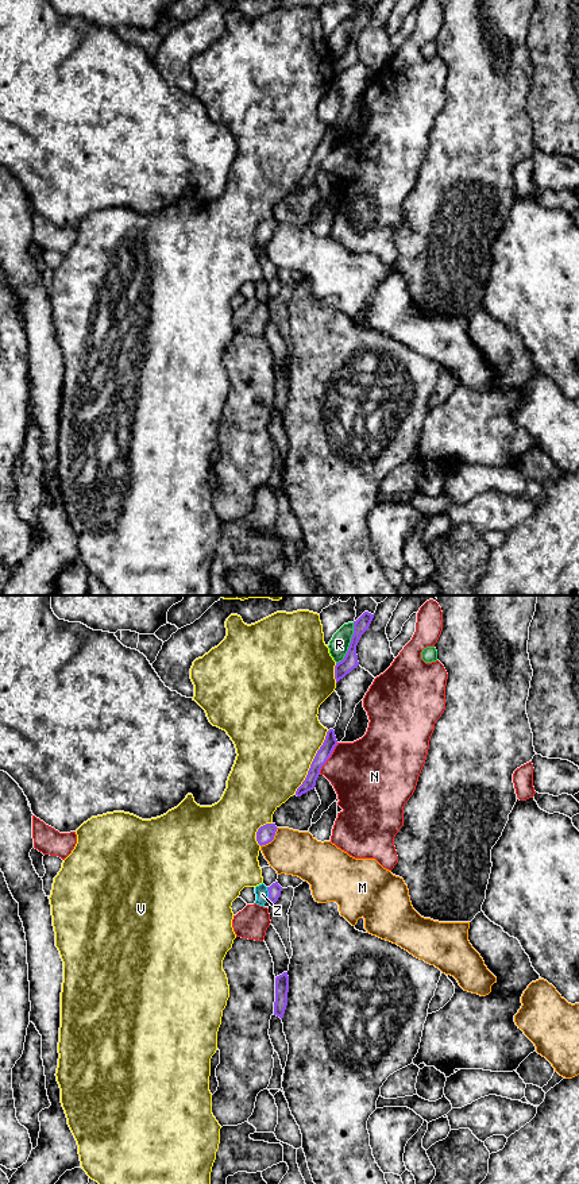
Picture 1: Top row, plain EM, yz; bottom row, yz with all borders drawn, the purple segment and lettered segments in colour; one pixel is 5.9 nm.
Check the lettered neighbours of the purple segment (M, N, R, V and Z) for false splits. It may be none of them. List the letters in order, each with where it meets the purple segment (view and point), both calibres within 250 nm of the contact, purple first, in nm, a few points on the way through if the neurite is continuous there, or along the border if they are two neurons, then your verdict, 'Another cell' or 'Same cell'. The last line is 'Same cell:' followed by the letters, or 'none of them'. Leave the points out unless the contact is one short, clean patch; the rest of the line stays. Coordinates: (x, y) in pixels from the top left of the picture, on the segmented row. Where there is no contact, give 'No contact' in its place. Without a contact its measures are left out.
M: Touches purple at yz (271, 840). Thickness 110 nm (purple) against 260 nm. Another cell
N: Touches purple at yz (328, 758). Thickness 80 nm (purple) against 420 nm. Another cell
R: Touches purple at yz (350, 644). Thickness 90 nm (purple) against 120 nm. Another cell
V: Touches purple at yz (312, 762). Thickness 80 nm (purple) against 500 nm. Another cell
Z: Touches purple at yz (269, 894). Thickness 80 nm (purple) against 80 nm. Boundary: yz (266, 887), (269, 899). Another cell
Same cell: none of them

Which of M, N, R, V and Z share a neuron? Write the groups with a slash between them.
M / N / R Z / V

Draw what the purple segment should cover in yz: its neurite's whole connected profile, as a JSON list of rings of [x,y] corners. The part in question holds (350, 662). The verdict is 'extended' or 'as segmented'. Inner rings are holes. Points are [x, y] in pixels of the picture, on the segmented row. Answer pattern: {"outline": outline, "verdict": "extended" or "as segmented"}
{"outline": [[[364,612],[356,621],[354,621],[354,635],[344,659],[335,666],[336,683],[359,666],[356,645],[362,635],[368,629],[374,614]]], "verdict": "as segmented"}

